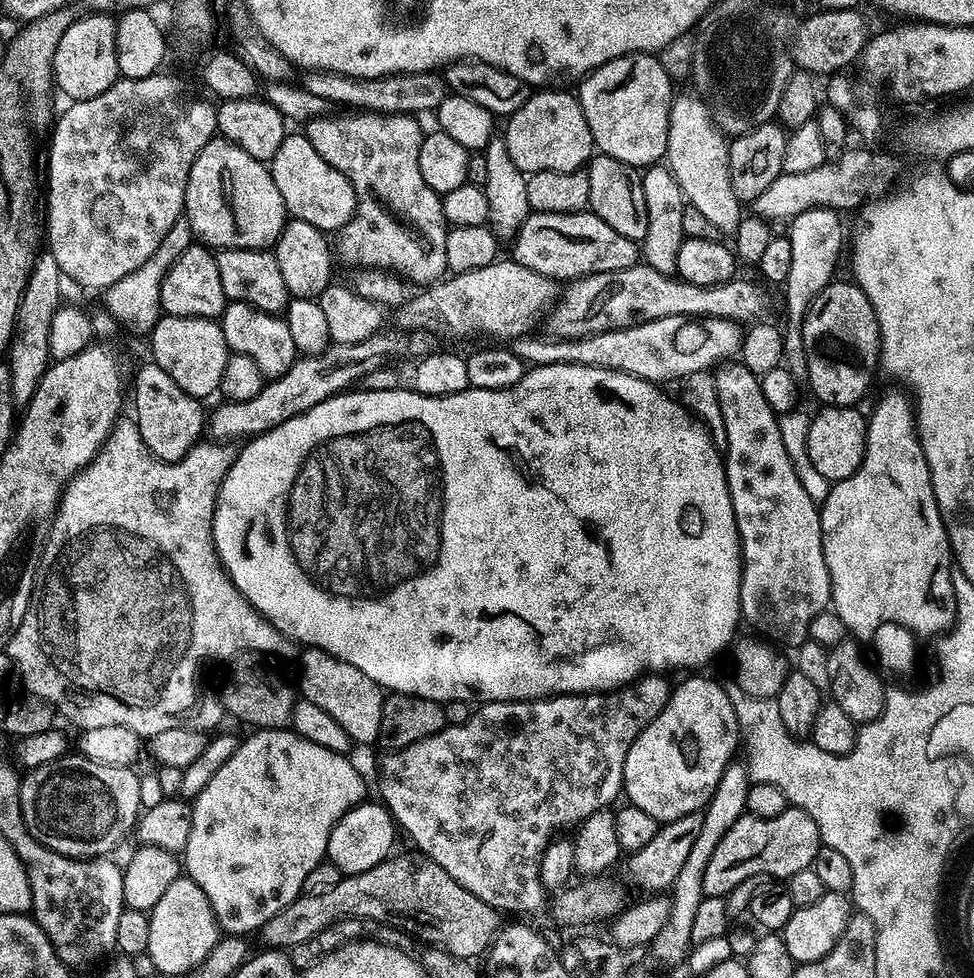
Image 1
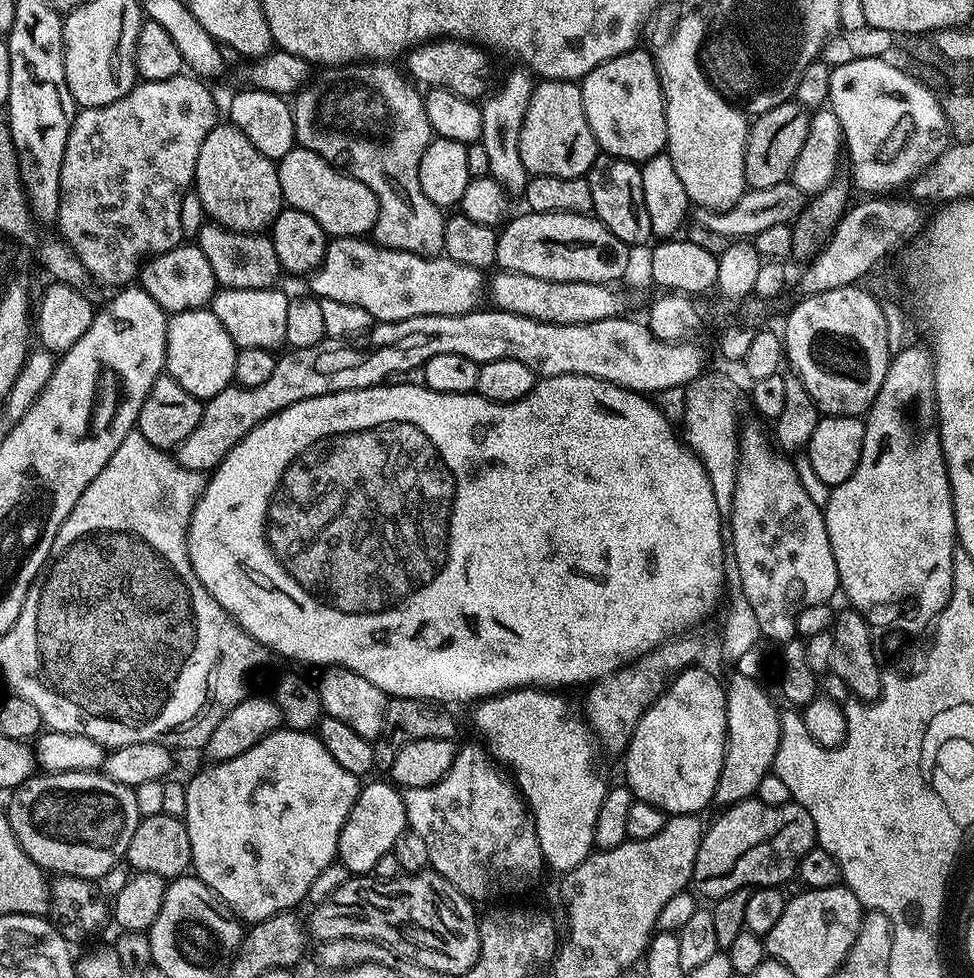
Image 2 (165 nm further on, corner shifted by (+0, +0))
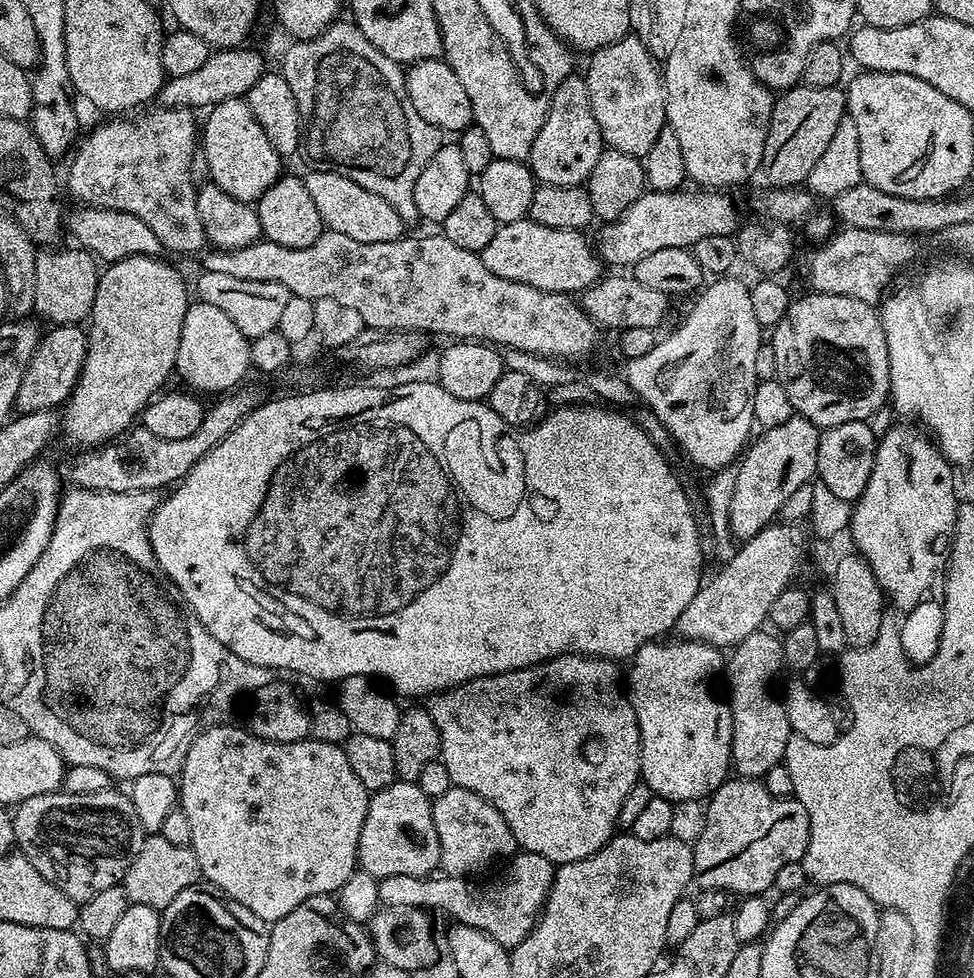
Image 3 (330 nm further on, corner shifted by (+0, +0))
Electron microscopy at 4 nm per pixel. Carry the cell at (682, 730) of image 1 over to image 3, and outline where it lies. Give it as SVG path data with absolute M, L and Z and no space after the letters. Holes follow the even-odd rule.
M668 638L663 642L653 642L650 644L644 644L640 647L639 650L636 651L636 655L631 657L630 665L632 664L632 669L629 672L626 672L626 692L630 697L632 702L632 709L634 710L634 714L638 718L638 726L640 727L640 780L644 783L650 791L652 791L653 796L661 796L662 798L666 798L667 800L673 802L679 802L679 800L700 800L703 801L705 798L711 797L712 793L716 791L717 788L720 787L721 784L724 783L725 780L729 779L730 776L730 765L732 762L732 710L731 707L723 699L715 700L712 697L712 692L708 689L708 679L711 678L712 675L715 674L716 671L721 671L722 668L722 652L721 649L715 648L713 644L704 644L700 640L681 640L679 638Z

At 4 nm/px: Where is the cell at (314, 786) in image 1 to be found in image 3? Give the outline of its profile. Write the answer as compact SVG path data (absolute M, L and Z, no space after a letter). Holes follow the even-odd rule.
M216 724L213 728L205 727L198 733L192 740L184 765L180 767L178 773L178 806L190 822L190 838L192 839L190 847L192 853L198 858L203 879L211 887L219 888L234 902L246 906L246 910L254 910L254 914L258 914L258 918L266 922L286 918L286 914L290 914L294 906L306 902L306 898L311 896L339 893L342 882L358 868L356 858L358 838L362 834L362 822L366 822L369 799L370 793L366 790L366 786L362 786L362 782L358 782L354 770L350 770L350 762L346 762L346 754L341 745L327 744L311 738L279 744L276 740L258 738L247 727L235 728L232 724Z

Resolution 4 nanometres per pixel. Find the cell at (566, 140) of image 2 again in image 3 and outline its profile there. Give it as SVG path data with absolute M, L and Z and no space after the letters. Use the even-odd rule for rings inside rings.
M573 74L554 90L546 122L542 122L538 138L534 138L526 163L540 184L578 188L587 181L605 147L602 130L598 130L598 118L594 118L590 106L588 81L583 75Z

